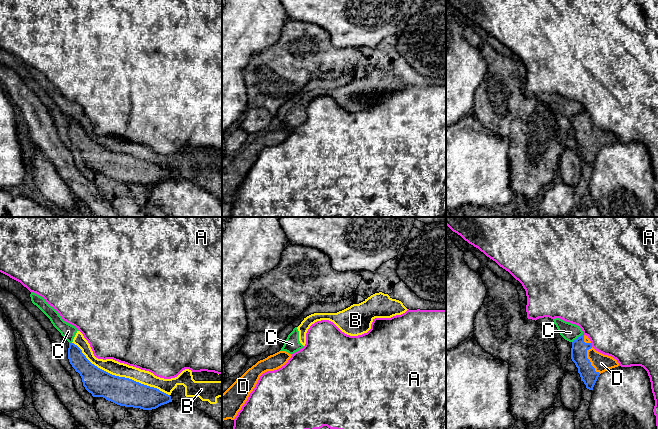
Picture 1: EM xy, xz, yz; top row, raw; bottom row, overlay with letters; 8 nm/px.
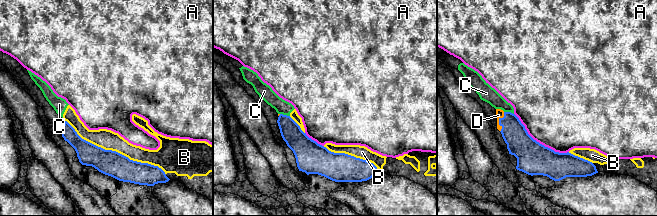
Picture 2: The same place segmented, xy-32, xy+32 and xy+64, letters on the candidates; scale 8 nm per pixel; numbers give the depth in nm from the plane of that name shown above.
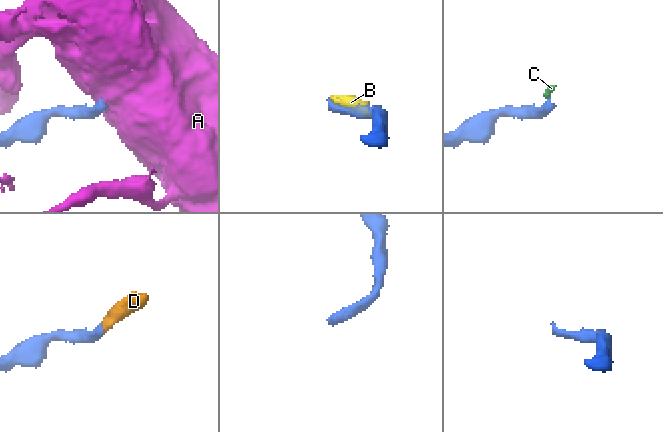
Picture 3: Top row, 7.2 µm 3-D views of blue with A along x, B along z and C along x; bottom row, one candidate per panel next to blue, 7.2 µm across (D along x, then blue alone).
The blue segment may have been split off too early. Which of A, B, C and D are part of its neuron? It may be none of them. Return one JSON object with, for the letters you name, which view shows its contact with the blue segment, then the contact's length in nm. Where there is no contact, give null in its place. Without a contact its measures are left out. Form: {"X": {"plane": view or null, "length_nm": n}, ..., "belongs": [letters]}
{"D": {"plane": "yz", "length_nm": 220}, "belongs": ["D"]}

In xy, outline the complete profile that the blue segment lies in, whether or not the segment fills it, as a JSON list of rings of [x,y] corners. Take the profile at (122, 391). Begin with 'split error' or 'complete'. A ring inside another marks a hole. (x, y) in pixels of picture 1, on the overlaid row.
complete | [[[69,343],[68,359],[75,371],[80,374],[83,386],[93,397],[103,397],[120,406],[143,410],[156,409],[172,402],[170,395],[157,388],[112,375],[98,368],[74,343]]]

